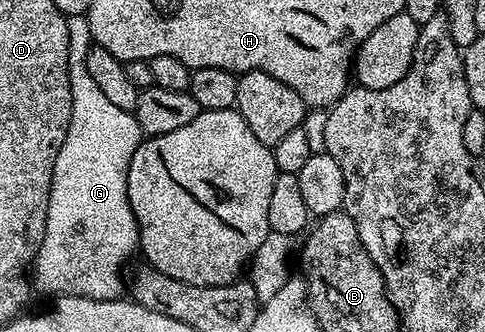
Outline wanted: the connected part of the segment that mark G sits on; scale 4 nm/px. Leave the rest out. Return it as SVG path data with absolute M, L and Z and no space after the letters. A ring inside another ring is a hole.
M87 16L68 17L68 78L72 110L70 127L66 139L54 159L54 175L50 187L50 199L46 211L46 231L42 235L42 247L38 251L30 277L44 293L56 297L85 297L99 301L115 301L125 292L126 281L120 278L124 261L137 252L140 244L140 232L134 219L134 211L128 202L126 179L128 164L134 151L140 145L142 134L138 127L135 112L110 103L104 94L90 79L88 53L93 47L90 35L90 23Z

